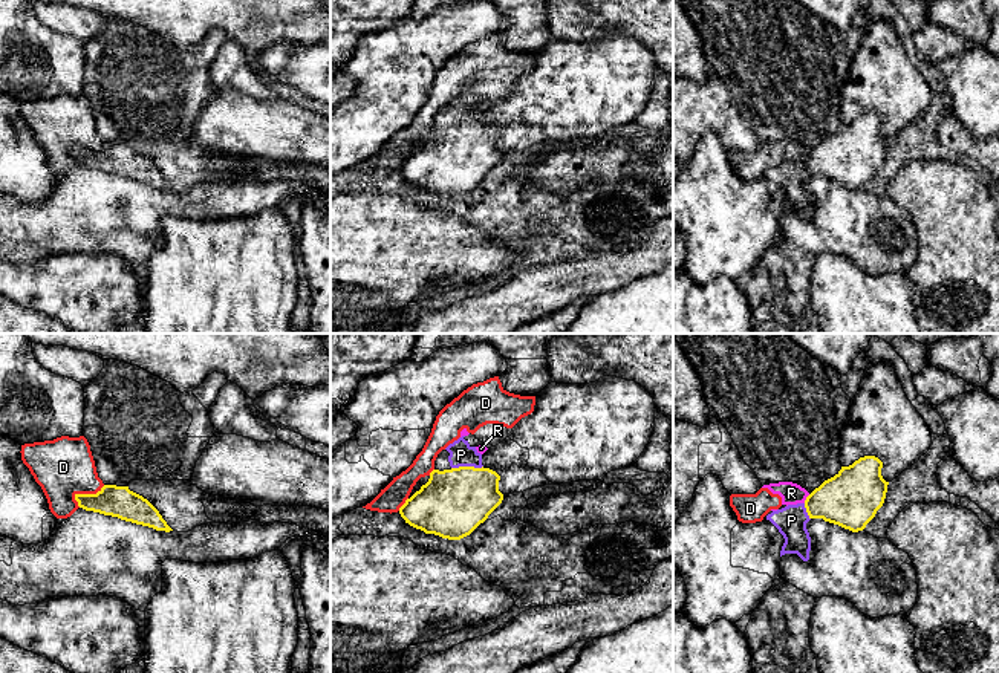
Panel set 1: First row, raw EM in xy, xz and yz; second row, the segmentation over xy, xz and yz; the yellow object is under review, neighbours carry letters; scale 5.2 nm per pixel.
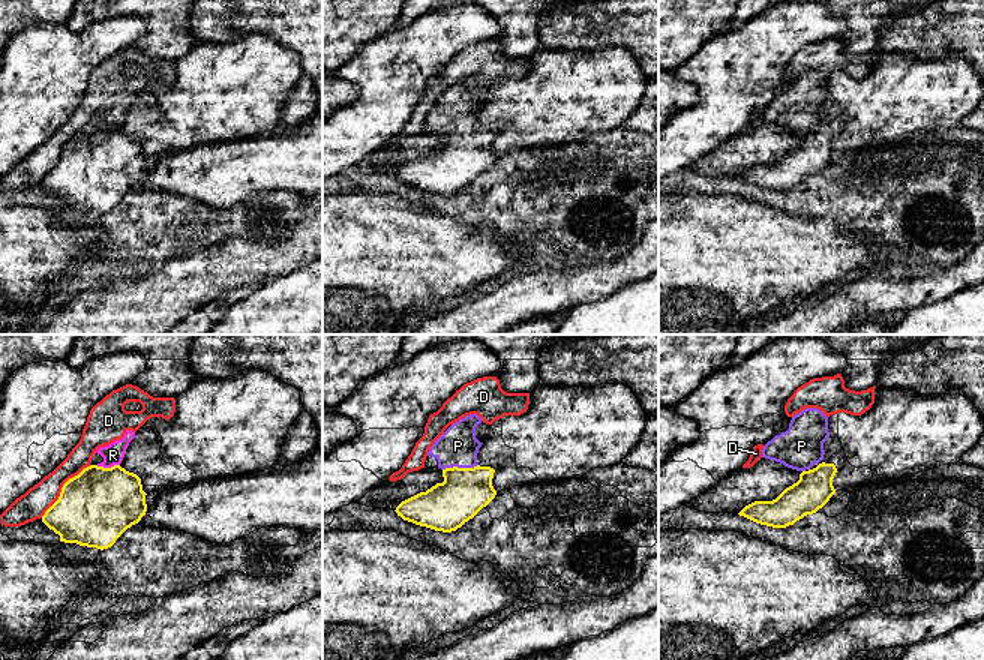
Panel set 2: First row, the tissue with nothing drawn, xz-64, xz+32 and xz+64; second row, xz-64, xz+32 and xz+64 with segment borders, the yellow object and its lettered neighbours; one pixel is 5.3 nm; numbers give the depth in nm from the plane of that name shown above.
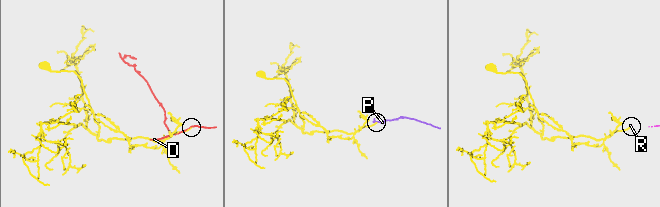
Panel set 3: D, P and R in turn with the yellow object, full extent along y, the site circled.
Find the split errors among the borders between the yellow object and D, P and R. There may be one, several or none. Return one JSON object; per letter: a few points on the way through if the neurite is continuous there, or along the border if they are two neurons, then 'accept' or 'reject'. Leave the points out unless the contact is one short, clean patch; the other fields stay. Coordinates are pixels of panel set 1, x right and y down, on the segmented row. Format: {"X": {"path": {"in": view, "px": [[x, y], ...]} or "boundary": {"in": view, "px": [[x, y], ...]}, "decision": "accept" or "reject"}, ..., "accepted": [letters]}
{"D": {"decision": "reject"}, "P": {"path": {"in": "xz", "px": [[453, 502], [467, 488], [467, 467], [461, 455]]}, "decision": "accept"}, "R": {"boundary": {"in": "yz", "px": [[810, 494], [803, 502]]}, "decision": "reject"}, "accepted": ["P"]}

